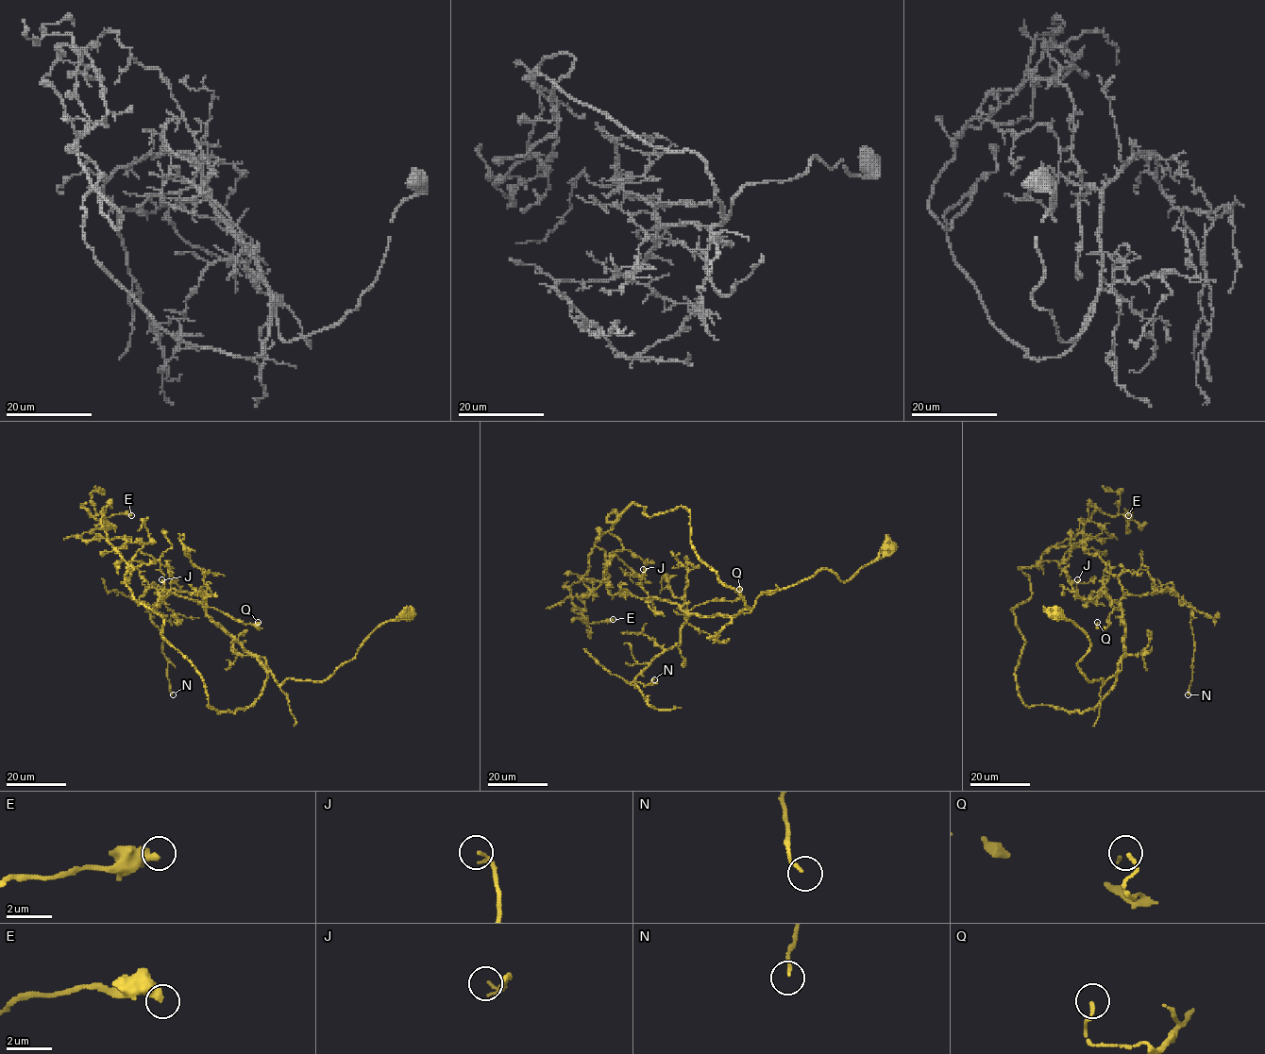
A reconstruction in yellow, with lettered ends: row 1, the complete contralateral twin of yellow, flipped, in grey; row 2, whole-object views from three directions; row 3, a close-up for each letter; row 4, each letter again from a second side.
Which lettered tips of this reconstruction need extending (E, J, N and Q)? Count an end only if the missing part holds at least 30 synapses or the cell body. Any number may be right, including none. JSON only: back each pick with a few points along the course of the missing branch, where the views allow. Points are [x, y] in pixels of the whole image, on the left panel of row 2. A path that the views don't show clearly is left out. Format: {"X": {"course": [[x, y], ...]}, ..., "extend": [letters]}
{"extend": []}

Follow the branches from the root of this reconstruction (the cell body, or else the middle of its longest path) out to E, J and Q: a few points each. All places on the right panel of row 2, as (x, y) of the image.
E: (1057, 613), (1088, 681), (1121, 657), (1093, 709), (1022, 702), (1012, 609), (1021, 567), (1128, 515)
J: (1057, 613), (1089, 640), (1077, 663), (1088, 681), (1121, 669), (1121, 607), (1104, 591), (1081, 598), (1077, 579)
Q: (1057, 613), (1088, 639), (1077, 667), (1103, 684), (1121, 669), (1122, 611), (1116, 607), (1105, 627), (1097, 622)

